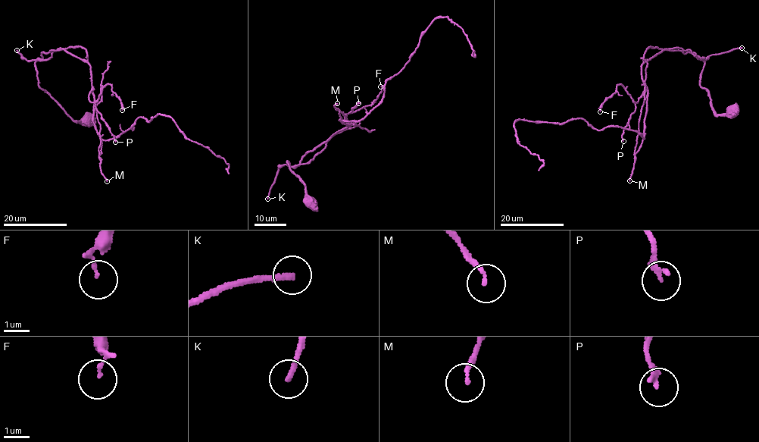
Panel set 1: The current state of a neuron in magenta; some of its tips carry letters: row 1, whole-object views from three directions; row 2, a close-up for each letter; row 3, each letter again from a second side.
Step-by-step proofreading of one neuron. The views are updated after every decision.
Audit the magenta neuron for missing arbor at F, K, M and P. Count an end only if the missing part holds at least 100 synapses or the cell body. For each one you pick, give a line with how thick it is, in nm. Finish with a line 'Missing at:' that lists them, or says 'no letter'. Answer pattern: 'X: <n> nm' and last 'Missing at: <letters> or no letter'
K: 200 nm
Missing at: K

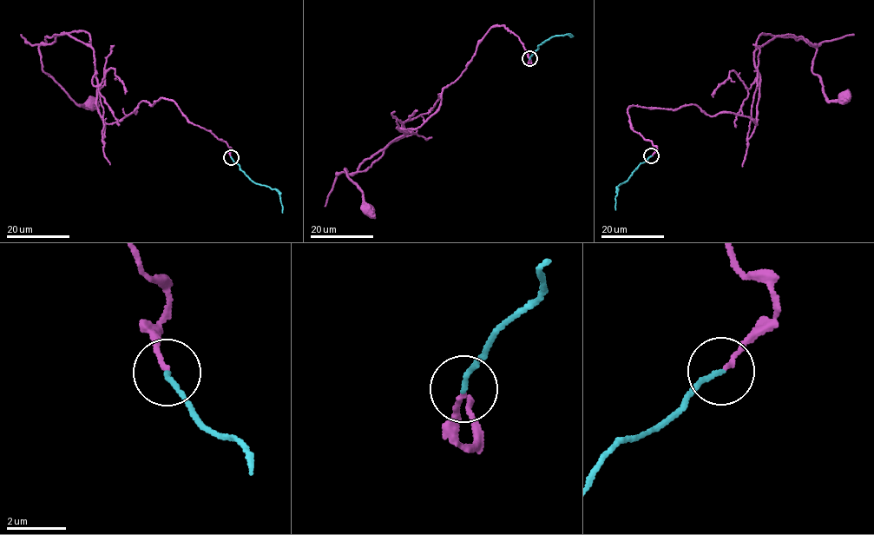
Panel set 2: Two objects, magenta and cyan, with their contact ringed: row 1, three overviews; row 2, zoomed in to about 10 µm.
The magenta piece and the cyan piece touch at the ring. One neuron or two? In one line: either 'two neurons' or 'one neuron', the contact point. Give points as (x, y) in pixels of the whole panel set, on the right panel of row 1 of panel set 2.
one neuron; at (651, 155)

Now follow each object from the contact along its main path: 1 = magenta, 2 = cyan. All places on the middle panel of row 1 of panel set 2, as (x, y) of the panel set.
1: (530, 59), (504, 25), (491, 28), (435, 113), (397, 128), (412, 129), (355, 172), (344, 168), (368, 212)
2: (530, 59), (538, 45), (550, 37), (570, 36), (568, 33)

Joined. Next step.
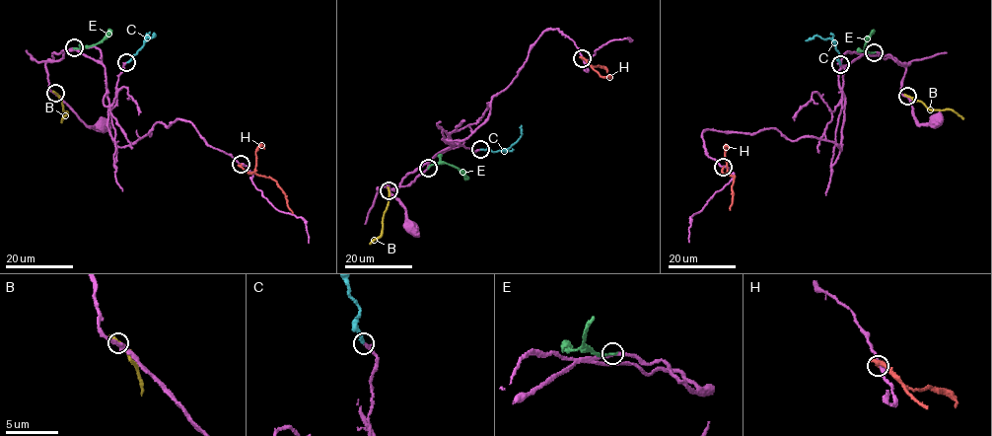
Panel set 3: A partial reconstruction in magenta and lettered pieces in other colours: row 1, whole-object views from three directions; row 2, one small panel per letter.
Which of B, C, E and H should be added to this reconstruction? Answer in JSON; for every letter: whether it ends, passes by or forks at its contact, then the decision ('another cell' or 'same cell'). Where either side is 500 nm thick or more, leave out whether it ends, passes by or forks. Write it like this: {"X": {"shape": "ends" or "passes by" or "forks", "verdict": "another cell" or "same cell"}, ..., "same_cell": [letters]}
{"B": {"shape": "passes by", "verdict": "another cell"}, "C": {"shape": "ends", "verdict": "same cell"}, "E": {"shape": "ends", "verdict": "another cell"}, "H": {"shape": "passes by", "verdict": "another cell"}, "same_cell": ["C"]}

